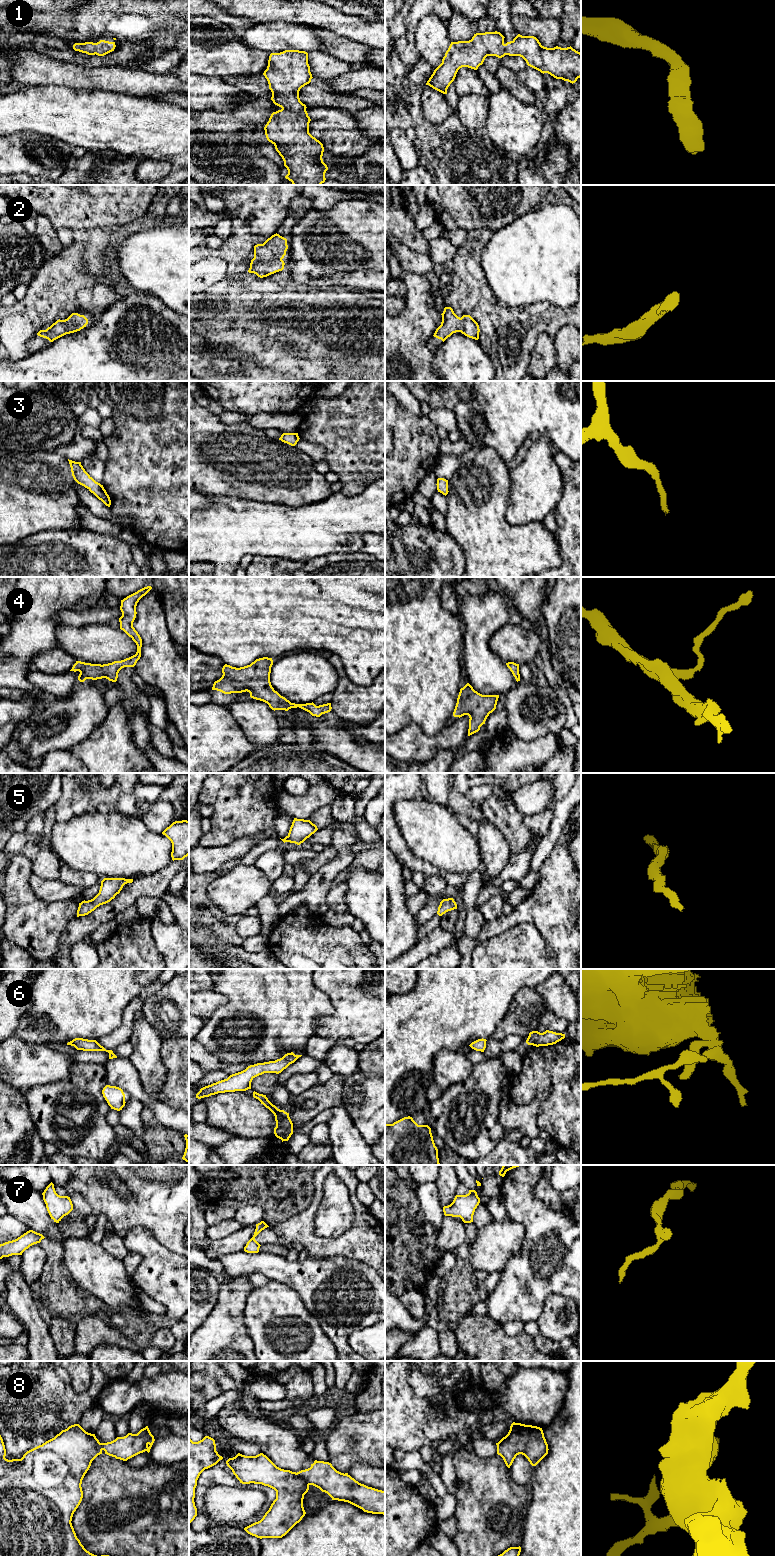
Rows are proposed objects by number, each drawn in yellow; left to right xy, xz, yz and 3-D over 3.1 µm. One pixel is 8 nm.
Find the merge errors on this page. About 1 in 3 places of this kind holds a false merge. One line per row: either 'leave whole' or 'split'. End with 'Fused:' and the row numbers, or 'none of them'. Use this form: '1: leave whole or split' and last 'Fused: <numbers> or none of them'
1: leave whole
2: leave whole
3: leave whole
4: leave whole
5: leave whole
6: leave whole
7: leave whole
8: split
Fused: 8

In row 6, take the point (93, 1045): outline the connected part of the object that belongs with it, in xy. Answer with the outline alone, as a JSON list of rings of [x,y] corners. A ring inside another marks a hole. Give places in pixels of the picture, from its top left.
[[[75,1038],[72,1041],[68,1042],[67,1045],[74,1046],[77,1050],[83,1051],[106,1051],[109,1053],[109,1059],[117,1058],[112,1050],[106,1050],[96,1040]]]

